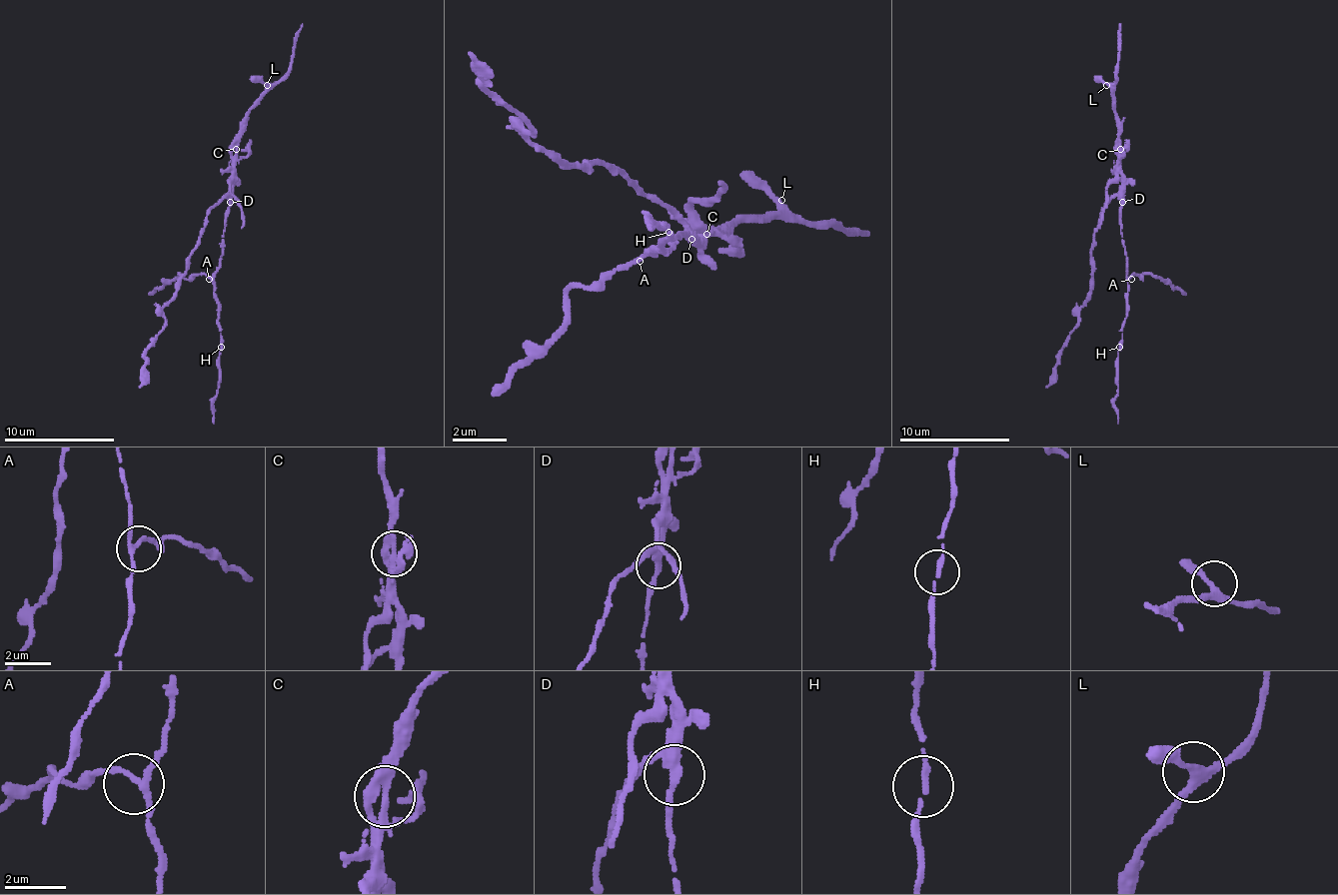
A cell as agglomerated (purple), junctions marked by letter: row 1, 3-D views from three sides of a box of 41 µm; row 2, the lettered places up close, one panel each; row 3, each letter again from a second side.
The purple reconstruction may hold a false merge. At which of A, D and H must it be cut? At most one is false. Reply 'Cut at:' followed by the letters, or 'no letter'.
Cut at: D

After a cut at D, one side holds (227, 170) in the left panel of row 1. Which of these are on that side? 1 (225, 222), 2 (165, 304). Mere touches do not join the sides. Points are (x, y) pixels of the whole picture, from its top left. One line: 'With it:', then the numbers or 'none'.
With it: 2

